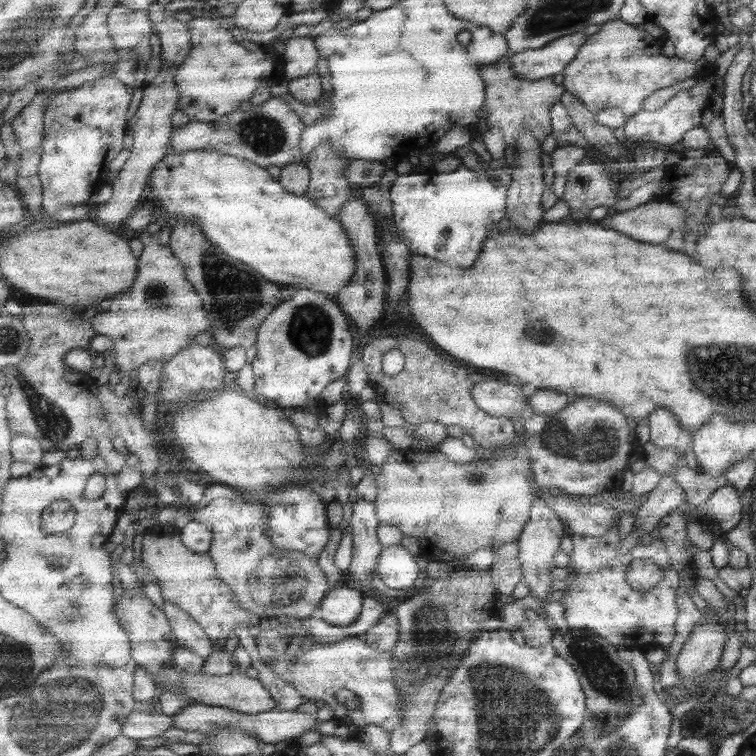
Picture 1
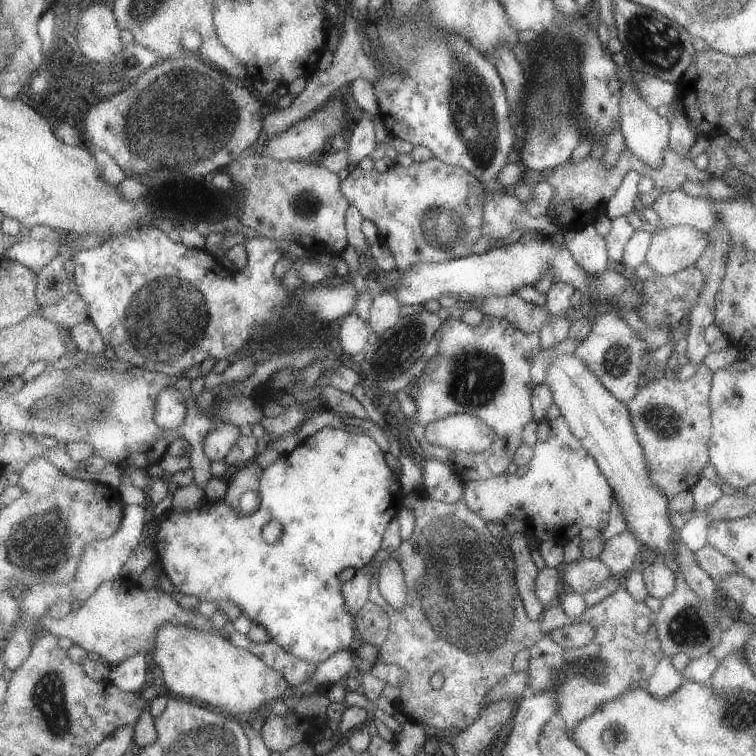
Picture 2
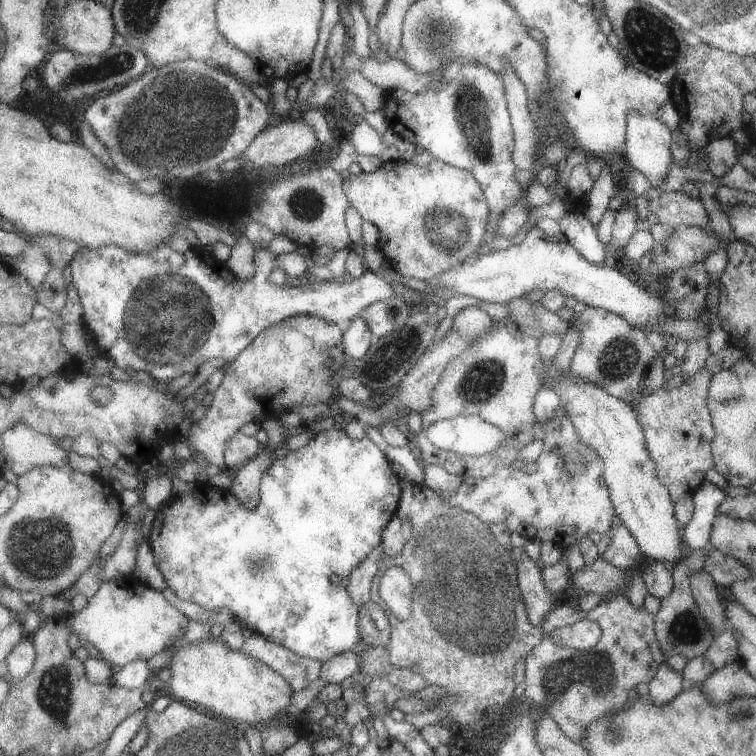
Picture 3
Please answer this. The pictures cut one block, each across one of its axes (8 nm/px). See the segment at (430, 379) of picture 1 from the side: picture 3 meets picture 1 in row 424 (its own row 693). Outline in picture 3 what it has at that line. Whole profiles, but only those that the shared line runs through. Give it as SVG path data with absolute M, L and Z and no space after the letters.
M422 482L401 487L394 515L401 522L411 524L412 531L402 551L396 557L386 556L381 564L387 569L399 567L409 577L412 582L412 609L404 621L388 615L390 635L385 644L386 654L395 667L409 669L417 664L418 673L426 686L439 685L444 693L434 701L423 701L409 693L393 702L392 708L397 708L403 714L417 715L434 710L447 696L453 696L448 714L437 723L457 727L459 730L467 729L469 724L480 720L487 707L505 705L513 700L513 665L533 647L538 646L543 638L542 630L540 625L532 625L528 621L522 596L516 585L516 566L509 548L497 543L488 524L471 513L449 506Z

